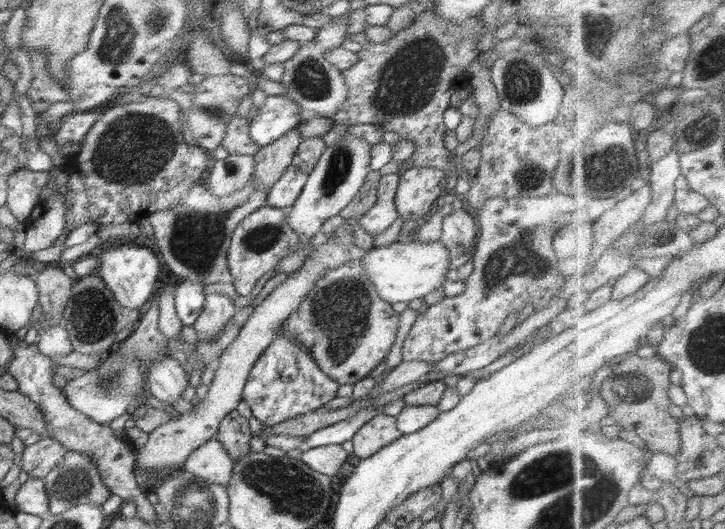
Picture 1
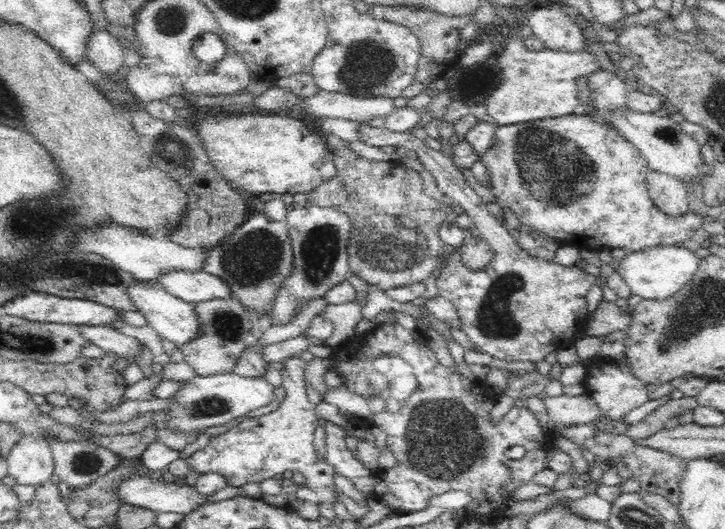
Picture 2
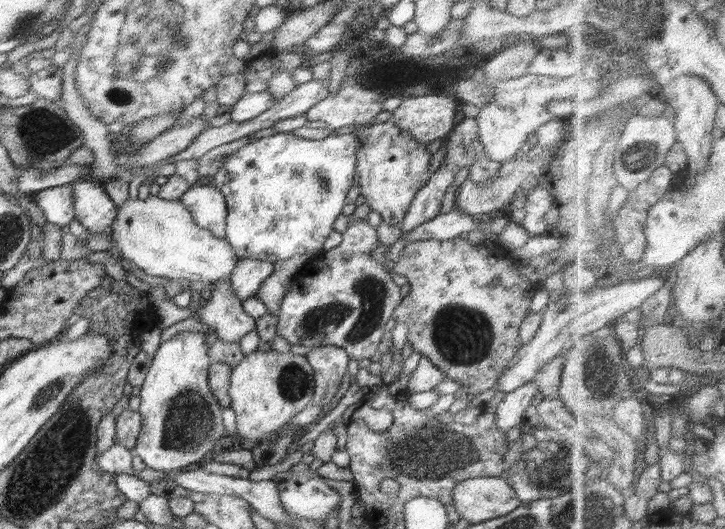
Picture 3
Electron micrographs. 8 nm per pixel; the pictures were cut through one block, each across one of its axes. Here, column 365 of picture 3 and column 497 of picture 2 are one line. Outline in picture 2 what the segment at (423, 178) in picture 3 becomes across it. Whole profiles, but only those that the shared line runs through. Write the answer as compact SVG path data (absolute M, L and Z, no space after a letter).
M574 112L558 118L496 127L494 146L480 161L488 169L490 190L500 207L515 212L524 226L566 245L598 252L612 248L641 251L654 245L678 245L702 228L701 214L688 210L682 216L668 216L654 205L645 183L649 166L643 154L618 130L589 114Z

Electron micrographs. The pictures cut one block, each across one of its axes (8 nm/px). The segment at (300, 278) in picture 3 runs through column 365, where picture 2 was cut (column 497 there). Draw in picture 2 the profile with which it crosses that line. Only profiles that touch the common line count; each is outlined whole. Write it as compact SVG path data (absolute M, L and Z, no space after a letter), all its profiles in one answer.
M360 122L358 131L360 140L368 146L404 146L407 151L417 153L425 169L434 175L441 192L452 199L453 205L464 208L472 221L471 226L479 229L481 236L493 248L493 259L482 270L471 272L463 261L456 262L450 255L440 276L435 279L439 296L456 307L462 323L460 328L481 352L487 352L498 360L530 360L536 363L544 360L552 350L575 346L585 335L590 318L586 294L593 284L602 282L597 274L585 271L579 264L564 267L553 260L534 258L524 252L505 225L490 215L486 202L466 184L453 159L445 156L442 150L426 146L412 132L390 132L385 126L374 127L366 122Z

